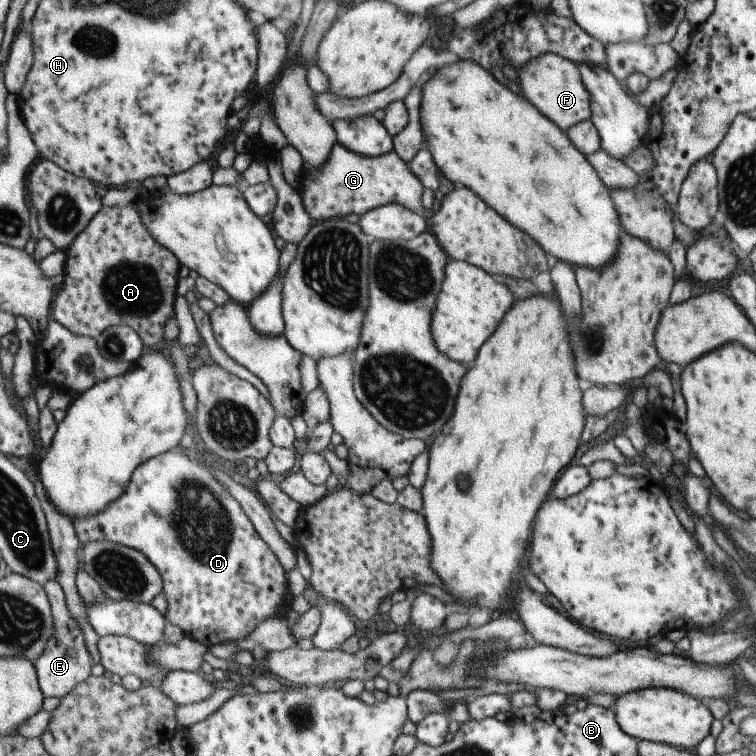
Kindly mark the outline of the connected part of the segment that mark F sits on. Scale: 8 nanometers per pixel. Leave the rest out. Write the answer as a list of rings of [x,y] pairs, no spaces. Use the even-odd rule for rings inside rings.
[[[543,54],[517,71],[521,94],[565,133],[571,126],[590,120],[590,95],[577,65],[555,54]]]

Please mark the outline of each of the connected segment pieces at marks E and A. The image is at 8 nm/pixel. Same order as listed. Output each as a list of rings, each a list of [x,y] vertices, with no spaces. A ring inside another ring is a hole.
[[[52,579],[41,586],[45,590],[46,598],[50,603],[52,634],[50,638],[47,638],[45,647],[40,656],[34,661],[33,666],[42,697],[61,699],[79,682],[90,676],[90,668],[93,663],[84,642],[83,632],[77,622],[69,615],[59,584],[55,579]]]
[[[140,206],[105,207],[91,218],[87,227],[75,236],[63,252],[62,280],[54,292],[50,316],[74,336],[91,337],[93,340],[107,326],[128,325],[141,338],[146,350],[166,350],[162,340],[162,325],[173,313],[175,288],[178,280],[179,262],[165,246],[160,246],[143,225]]]

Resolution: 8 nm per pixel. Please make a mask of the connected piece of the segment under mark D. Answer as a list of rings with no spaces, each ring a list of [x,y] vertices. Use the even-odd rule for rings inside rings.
[[[180,445],[175,446],[172,450],[149,458],[146,462],[139,464],[133,470],[130,482],[127,484],[126,490],[115,501],[112,501],[106,509],[90,517],[77,517],[72,526],[78,539],[82,545],[89,542],[108,541],[118,543],[122,546],[131,548],[143,554],[151,565],[157,570],[162,579],[162,592],[167,600],[167,611],[163,615],[164,620],[171,625],[177,626],[186,637],[193,641],[199,642],[201,645],[213,645],[218,643],[231,643],[245,639],[259,624],[272,617],[277,613],[285,614],[288,618],[291,611],[287,606],[282,604],[285,594],[289,594],[286,589],[286,573],[282,565],[277,561],[274,553],[266,546],[266,543],[257,535],[254,527],[251,525],[250,519],[241,509],[241,506],[230,496],[230,493],[214,478],[214,476],[199,462],[193,458],[187,458],[183,454]]]

